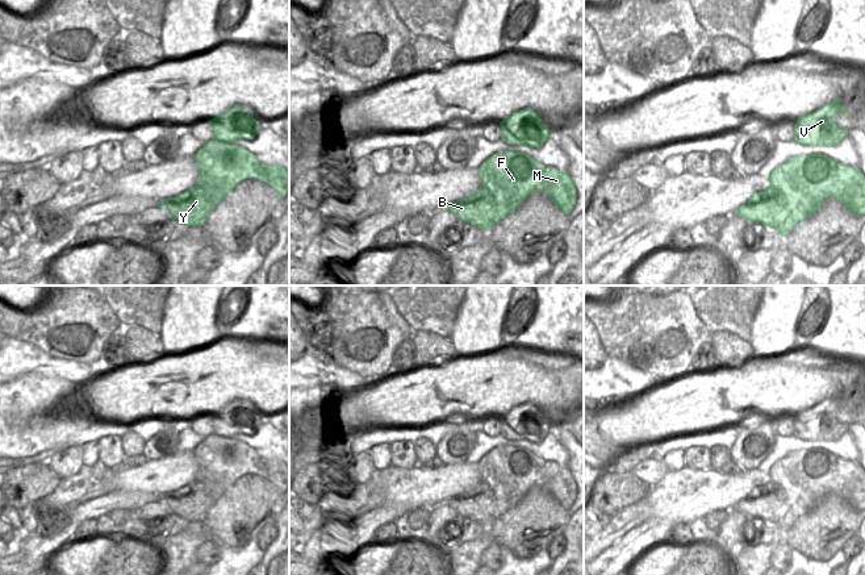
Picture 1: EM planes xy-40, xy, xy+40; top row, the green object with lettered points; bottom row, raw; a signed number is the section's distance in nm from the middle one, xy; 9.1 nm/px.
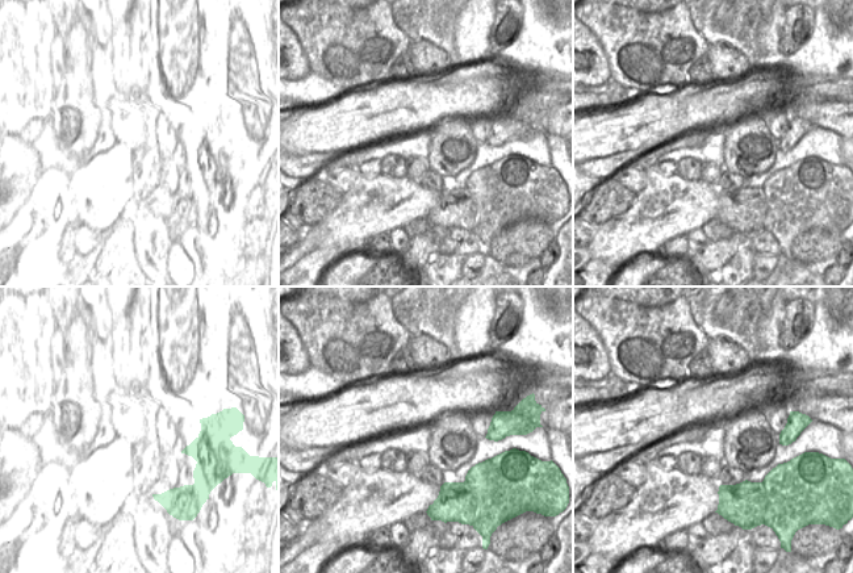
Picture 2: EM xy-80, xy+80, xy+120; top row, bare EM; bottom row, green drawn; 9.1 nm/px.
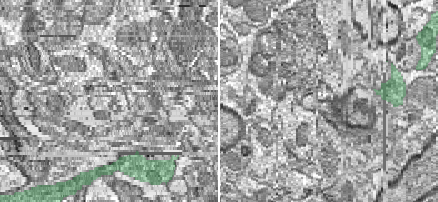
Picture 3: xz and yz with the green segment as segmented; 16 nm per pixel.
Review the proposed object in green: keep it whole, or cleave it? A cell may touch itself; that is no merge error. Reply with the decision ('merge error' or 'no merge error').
merge error

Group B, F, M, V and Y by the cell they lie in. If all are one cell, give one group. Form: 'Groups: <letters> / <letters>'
Groups: B Y / F M V

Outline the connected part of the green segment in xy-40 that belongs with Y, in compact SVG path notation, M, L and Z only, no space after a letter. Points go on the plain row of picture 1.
M189 483L174 492L160 493L159 503L166 503L170 511L189 521L197 521L206 508L208 497L199 483Z

